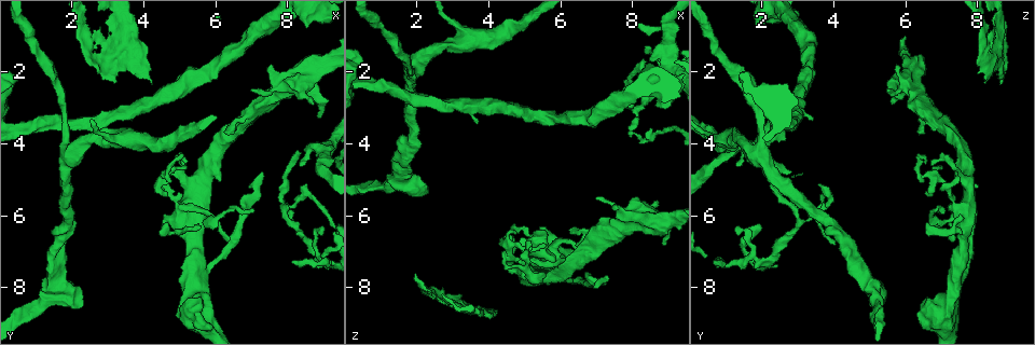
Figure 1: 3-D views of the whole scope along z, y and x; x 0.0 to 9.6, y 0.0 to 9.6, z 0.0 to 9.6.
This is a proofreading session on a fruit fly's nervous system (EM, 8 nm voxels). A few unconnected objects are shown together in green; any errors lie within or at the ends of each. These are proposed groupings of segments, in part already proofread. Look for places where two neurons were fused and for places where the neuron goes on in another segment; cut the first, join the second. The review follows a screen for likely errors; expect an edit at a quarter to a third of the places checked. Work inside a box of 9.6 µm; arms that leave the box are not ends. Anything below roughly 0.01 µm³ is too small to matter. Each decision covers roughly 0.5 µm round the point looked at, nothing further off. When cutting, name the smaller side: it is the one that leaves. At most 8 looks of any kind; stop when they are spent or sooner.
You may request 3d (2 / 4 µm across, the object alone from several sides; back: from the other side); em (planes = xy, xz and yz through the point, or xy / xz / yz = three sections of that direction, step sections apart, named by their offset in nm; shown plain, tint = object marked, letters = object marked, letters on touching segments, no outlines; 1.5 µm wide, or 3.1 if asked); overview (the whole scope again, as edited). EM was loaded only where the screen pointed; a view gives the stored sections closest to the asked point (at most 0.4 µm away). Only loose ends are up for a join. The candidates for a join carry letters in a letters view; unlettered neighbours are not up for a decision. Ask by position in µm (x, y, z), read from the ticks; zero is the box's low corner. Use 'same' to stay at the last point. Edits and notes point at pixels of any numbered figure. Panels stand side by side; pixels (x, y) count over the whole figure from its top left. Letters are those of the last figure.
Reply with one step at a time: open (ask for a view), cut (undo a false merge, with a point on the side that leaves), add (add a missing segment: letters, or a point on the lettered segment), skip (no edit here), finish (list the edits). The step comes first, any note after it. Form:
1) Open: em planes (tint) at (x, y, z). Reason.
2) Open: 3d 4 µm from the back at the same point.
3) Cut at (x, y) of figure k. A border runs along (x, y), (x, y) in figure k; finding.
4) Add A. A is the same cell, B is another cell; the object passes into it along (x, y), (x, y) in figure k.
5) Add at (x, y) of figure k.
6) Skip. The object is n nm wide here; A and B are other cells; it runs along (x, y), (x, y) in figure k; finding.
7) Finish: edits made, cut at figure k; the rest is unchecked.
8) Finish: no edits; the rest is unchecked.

Open: 3d 2 µm at (4.65, 6.40, 7.00).

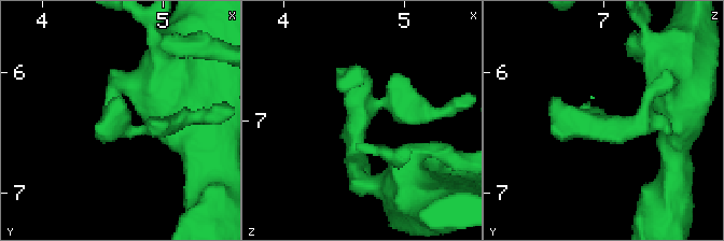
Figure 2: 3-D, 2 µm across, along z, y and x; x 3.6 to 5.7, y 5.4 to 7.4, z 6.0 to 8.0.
Open: em planes (plain) at (4.62, 6.46, 6.96).

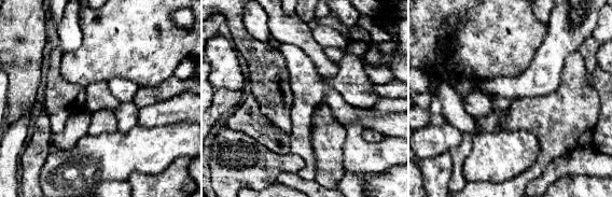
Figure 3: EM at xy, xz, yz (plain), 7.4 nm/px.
Open: em planes (letters) at the same point.

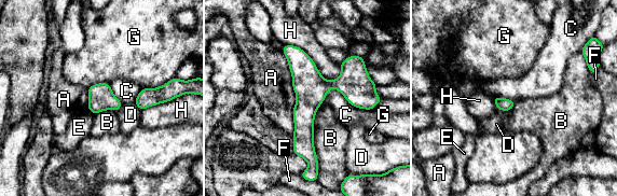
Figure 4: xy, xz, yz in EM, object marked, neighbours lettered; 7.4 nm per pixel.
Skip. The longest contact is with A, 650 nm; A, B, C, D, E, F, G and H are other cells; it runs along (286, 47), (321, 84), (372, 94) in figure 4; continuous, no second neuron.

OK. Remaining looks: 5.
Open: em 3.1 µm planes (plain) at (7.35, 4.85, 7.65). Free end.

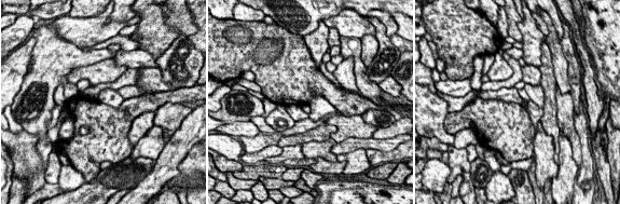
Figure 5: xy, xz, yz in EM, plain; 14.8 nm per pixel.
Open: em 3.1 µm planes (letters) at the same point.

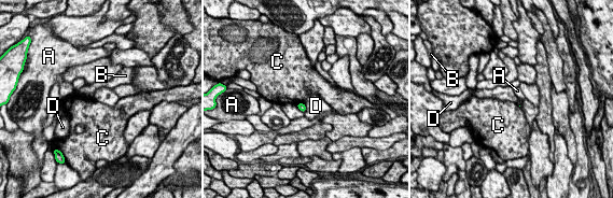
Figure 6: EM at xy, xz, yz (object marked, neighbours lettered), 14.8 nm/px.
Skip. The longest contact is with A, 170 nm; A, B, C and D are other cells; a border runs along (303, 103), (305, 111) in figure 6; none of them fits.

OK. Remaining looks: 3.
Open: 3d 4 µm at (4.20, 2.40, 8.65). Free end.

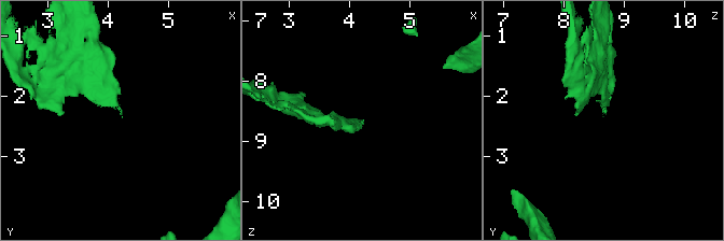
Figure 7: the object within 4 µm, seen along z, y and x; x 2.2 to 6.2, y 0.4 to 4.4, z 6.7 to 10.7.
Open: em planes (letters) at (4.25, 2.30, 8.65).

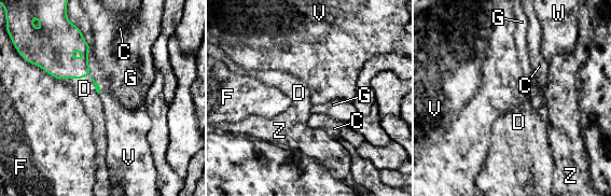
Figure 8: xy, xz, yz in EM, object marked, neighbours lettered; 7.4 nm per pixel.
Add D. D is the same cell, C, F, G, V, W and Z are other cells; the object passes into it along (53, 51), (72, 78), (84, 88) in figure 8; it goes on there.

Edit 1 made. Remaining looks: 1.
Open: em planes (letters) at (8.40, 4.25, 1.70). Thin end.

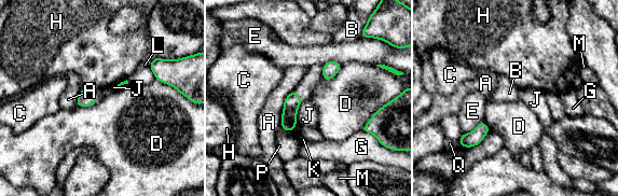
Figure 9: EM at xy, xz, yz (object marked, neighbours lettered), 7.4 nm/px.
Add B. The longest contact is with A, 300 nm; B is the same cell, A, C, D, E, G, H, J, K, L, M, P and Q are other cells; the object passes into it along (84, 99), (92, 96), (96, 93) in figure 9; it goes on there.

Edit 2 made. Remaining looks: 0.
Finish: edits made, add at figure 8, add at figure 9; the rest is unchecked.

